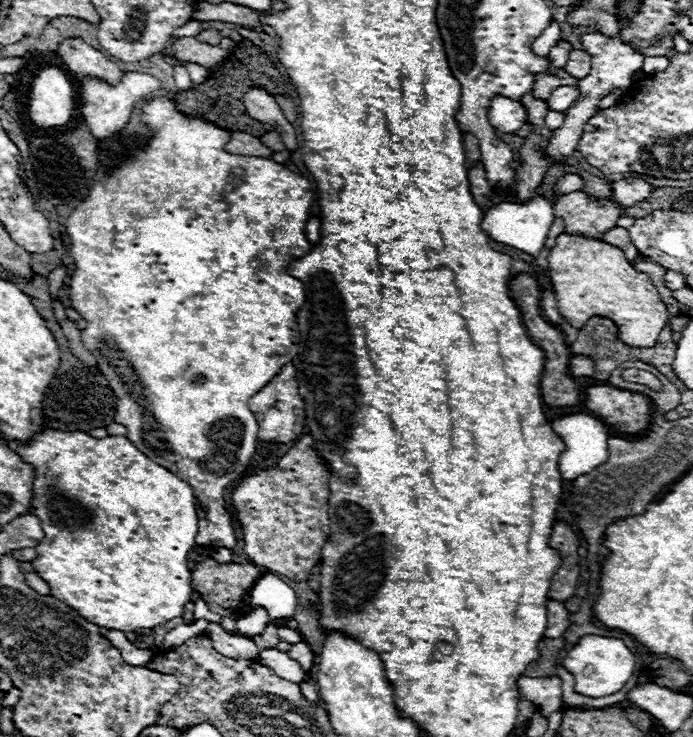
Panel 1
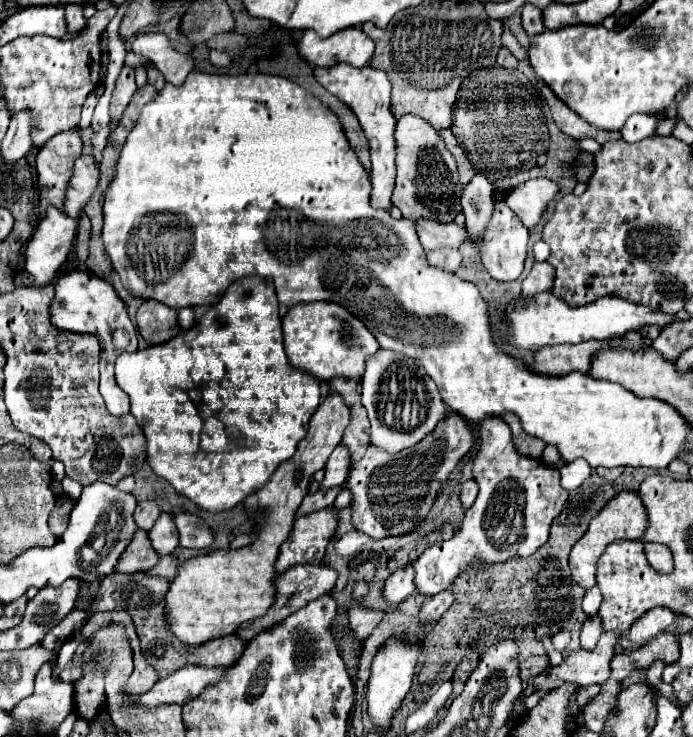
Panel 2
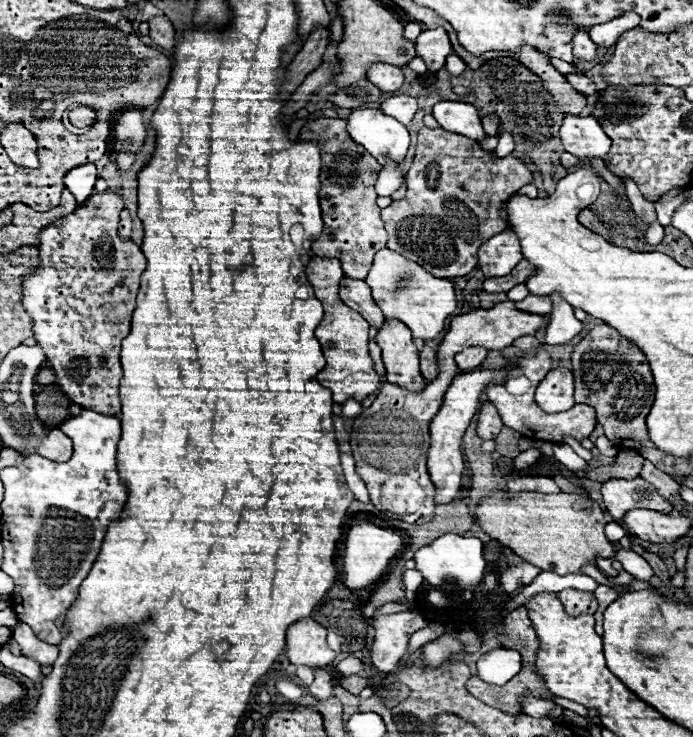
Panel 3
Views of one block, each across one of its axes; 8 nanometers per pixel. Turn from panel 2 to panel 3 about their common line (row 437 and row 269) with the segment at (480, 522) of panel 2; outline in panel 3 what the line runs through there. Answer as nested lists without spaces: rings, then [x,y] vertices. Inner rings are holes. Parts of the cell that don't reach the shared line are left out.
[[[504,230],[484,242],[478,250],[478,266],[486,278],[498,278],[512,272],[512,268],[522,260],[520,244],[514,232]]]

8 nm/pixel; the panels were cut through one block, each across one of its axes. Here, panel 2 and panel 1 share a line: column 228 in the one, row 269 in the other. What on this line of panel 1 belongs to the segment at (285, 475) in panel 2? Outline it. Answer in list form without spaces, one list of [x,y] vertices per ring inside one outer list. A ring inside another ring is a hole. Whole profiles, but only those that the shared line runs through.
[[[560,234],[556,246],[550,250],[550,272],[558,298],[558,312],[574,328],[582,328],[590,316],[602,316],[618,326],[620,342],[636,348],[650,348],[668,322],[668,308],[660,300],[652,280],[634,270],[624,252],[612,244]]]

